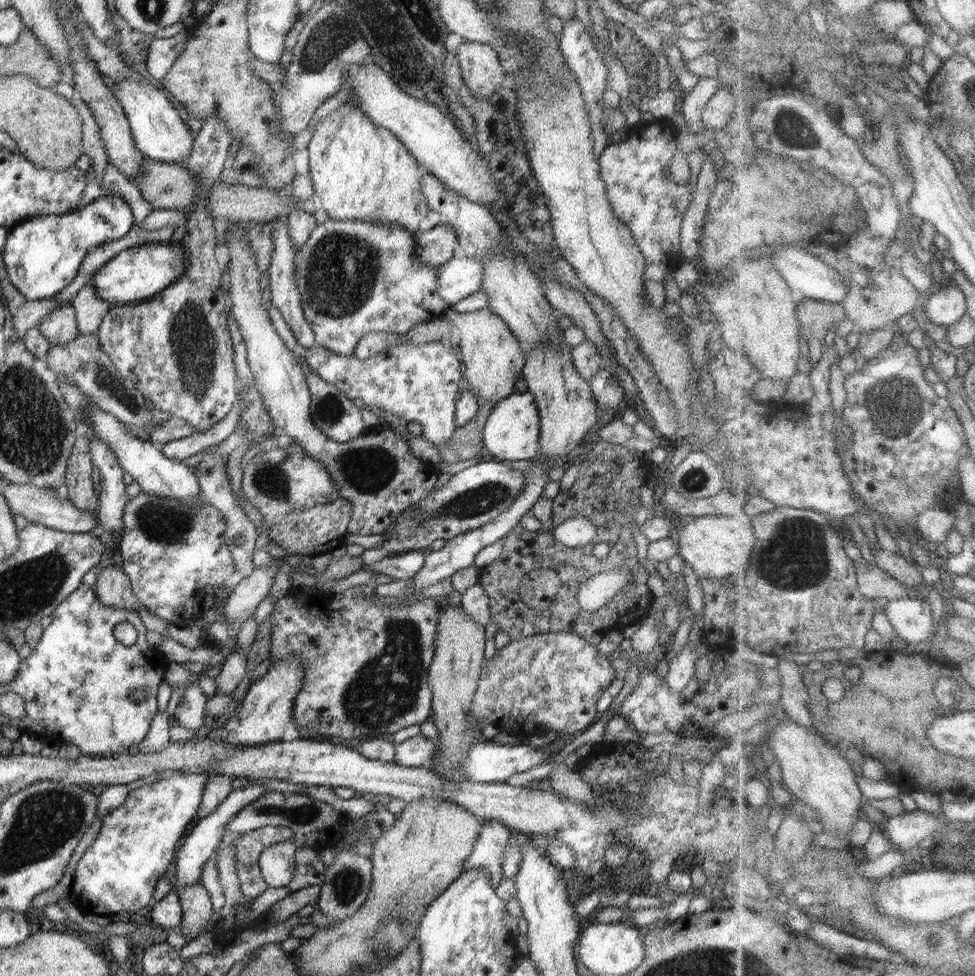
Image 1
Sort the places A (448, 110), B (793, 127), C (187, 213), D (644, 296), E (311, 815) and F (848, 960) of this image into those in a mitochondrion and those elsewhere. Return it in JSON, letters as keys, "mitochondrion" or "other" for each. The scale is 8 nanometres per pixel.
{"A":"other","B":"mitochondrion","C":"other","D":"other","E":"mitochondrion","F":"other"}

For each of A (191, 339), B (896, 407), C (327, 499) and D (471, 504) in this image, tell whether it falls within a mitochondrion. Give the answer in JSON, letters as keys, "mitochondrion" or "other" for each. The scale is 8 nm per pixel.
{"A":"mitochondrion","B":"mitochondrion","C":"mitochondrion","D":"mitochondrion"}

